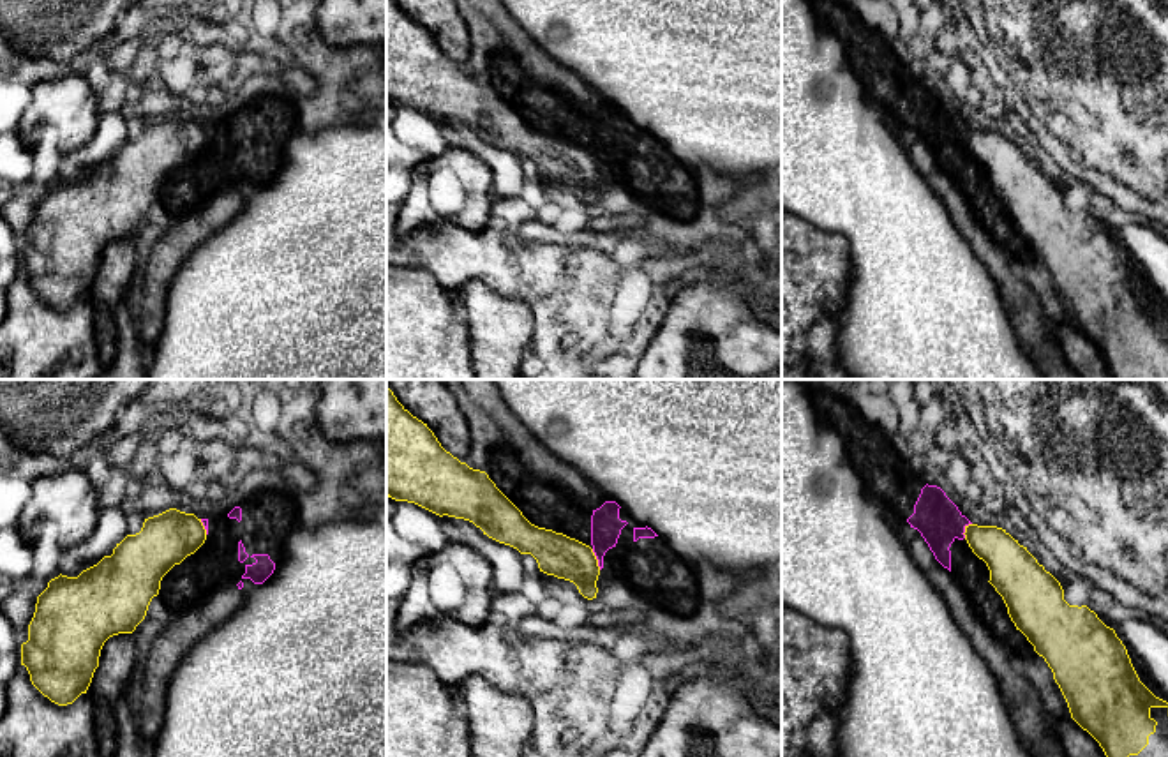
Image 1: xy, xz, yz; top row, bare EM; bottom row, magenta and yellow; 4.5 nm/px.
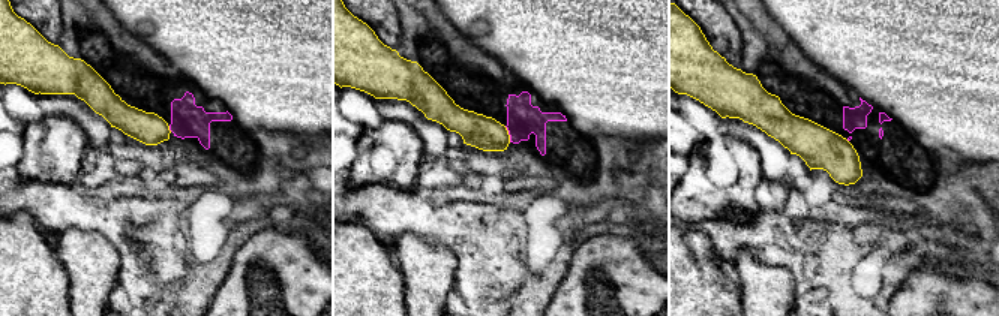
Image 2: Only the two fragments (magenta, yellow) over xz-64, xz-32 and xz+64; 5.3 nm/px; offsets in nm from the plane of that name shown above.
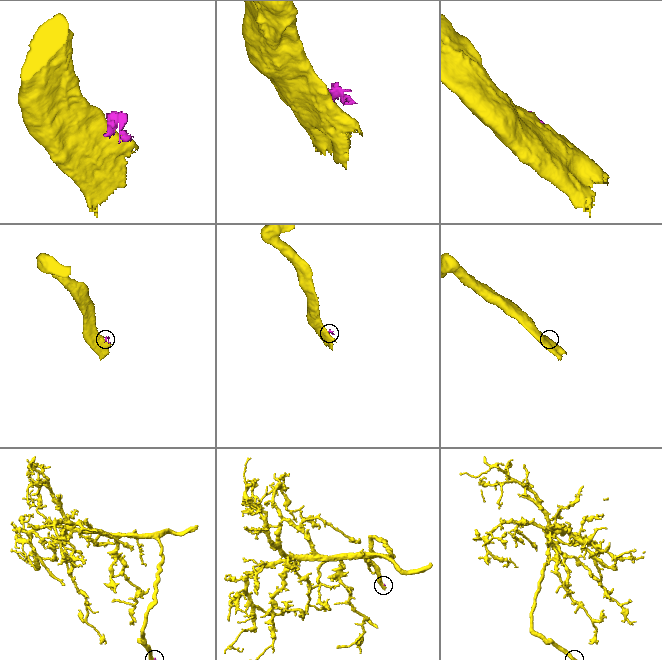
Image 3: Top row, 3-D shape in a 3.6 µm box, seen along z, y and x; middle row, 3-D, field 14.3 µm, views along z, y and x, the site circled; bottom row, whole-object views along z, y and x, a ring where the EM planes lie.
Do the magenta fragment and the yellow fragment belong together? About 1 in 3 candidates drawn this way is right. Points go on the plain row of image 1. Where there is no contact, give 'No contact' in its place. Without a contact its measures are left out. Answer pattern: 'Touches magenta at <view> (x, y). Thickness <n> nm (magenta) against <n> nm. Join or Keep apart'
Touches magenta at xz (597, 163). Thickness 140 nm (magenta) against 190 nm. Keep apart

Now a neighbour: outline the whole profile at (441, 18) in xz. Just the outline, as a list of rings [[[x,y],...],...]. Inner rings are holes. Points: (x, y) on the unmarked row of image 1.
[[[395,0],[413,21],[422,25],[438,42],[441,51],[466,65],[471,39],[453,0]]]

